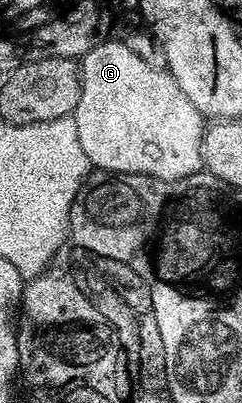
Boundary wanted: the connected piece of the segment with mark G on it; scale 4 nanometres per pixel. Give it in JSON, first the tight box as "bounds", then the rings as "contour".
{"bounds":[71,40,207,180],"contour":[[[102,40],[80,59],[79,77],[81,95],[71,117],[79,144],[96,169],[110,170],[113,174],[145,174],[149,178],[163,180],[179,180],[202,169],[201,141],[207,129],[206,123],[199,108],[195,108],[195,104],[183,96],[183,88],[179,88],[168,69],[139,60],[139,56],[135,56],[124,41]]]}

